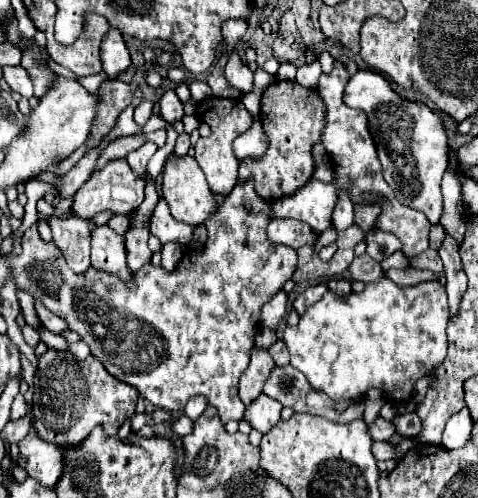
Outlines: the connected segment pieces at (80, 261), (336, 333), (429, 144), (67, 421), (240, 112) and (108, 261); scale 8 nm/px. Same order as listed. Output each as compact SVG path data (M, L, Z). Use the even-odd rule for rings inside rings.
M38 212L38 220L46 220L56 246L62 250L68 266L82 274L90 268L90 232L88 220L80 216L70 216L66 220L54 220L54 216Z
M382 278L366 284L364 292L338 296L326 292L318 304L306 308L298 326L286 326L284 344L290 354L290 364L302 372L314 390L328 394L332 400L360 400L370 388L382 390L392 404L410 400L414 384L428 368L438 366L446 356L446 322L450 318L446 290L440 282L420 282L410 288L400 288L392 280Z
M358 70L350 78L344 90L344 104L350 108L360 108L368 114L384 180L394 190L396 200L424 212L430 224L438 224L442 216L440 182L448 170L448 140L438 114L424 104L402 100L390 88L390 82L372 70Z
M46 350L38 358L38 372L34 374L32 396L32 426L46 442L54 442L62 448L78 448L94 426L104 426L108 436L114 436L118 428L136 410L138 392L130 384L116 382L96 358L88 356L84 362L68 360L70 352ZM98 382L102 386L98 386Z
M210 96L204 102L200 102L196 106L196 116L198 116L198 120L202 120L210 126L212 134L208 138L200 138L196 142L194 158L196 158L198 166L202 168L202 172L206 174L210 190L220 198L228 196L238 180L238 158L232 152L232 142L234 142L234 138L238 138L242 132L246 132L250 128L252 116L248 114L248 110L244 108L244 104L240 100L216 98L216 96Z
M96 226L92 232L92 266L118 276L128 288L134 288L134 282L130 280L134 272L126 262L124 236L116 234L108 226Z

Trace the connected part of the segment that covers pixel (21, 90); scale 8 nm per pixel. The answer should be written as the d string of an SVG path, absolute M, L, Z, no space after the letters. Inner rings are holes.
M4 66L4 80L20 96L24 96L24 98L32 96L34 88L32 88L28 72L22 66Z

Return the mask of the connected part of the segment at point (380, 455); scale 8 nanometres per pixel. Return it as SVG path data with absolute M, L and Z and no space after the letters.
M374 442L372 452L374 452L376 460L384 460L386 462L386 460L390 460L394 456L394 446L388 444L388 442Z

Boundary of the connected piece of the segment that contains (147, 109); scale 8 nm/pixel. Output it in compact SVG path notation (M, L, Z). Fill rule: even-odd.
M140 102L134 110L134 120L136 122L148 122L150 114L152 114L152 102Z

